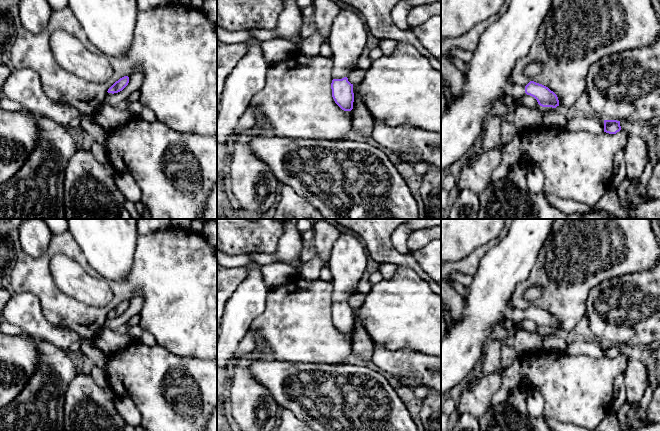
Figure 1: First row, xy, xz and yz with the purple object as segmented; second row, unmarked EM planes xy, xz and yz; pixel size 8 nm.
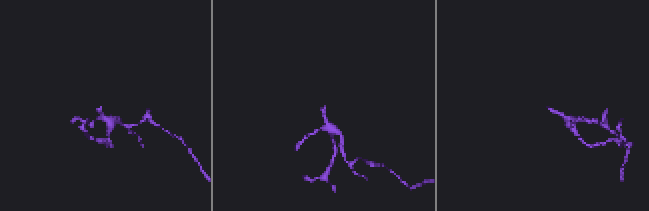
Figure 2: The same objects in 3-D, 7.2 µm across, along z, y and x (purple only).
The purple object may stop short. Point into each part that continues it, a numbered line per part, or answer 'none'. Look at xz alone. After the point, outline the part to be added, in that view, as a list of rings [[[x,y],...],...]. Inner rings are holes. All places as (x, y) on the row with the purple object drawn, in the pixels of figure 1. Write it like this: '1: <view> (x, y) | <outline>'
1: xz (347, 38) | [[[341,10],[334,19],[327,43],[332,49],[333,79],[347,77],[366,47],[367,26],[359,13]]]

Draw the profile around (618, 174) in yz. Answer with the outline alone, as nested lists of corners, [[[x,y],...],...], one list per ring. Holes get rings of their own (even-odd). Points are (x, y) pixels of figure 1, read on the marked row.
[[[621,149],[616,153],[614,157],[613,171],[610,178],[611,185],[616,187],[625,178],[626,178],[625,156],[624,149]]]

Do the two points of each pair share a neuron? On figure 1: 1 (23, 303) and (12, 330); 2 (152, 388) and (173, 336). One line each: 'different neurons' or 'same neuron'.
1: different neurons
2: different neurons

